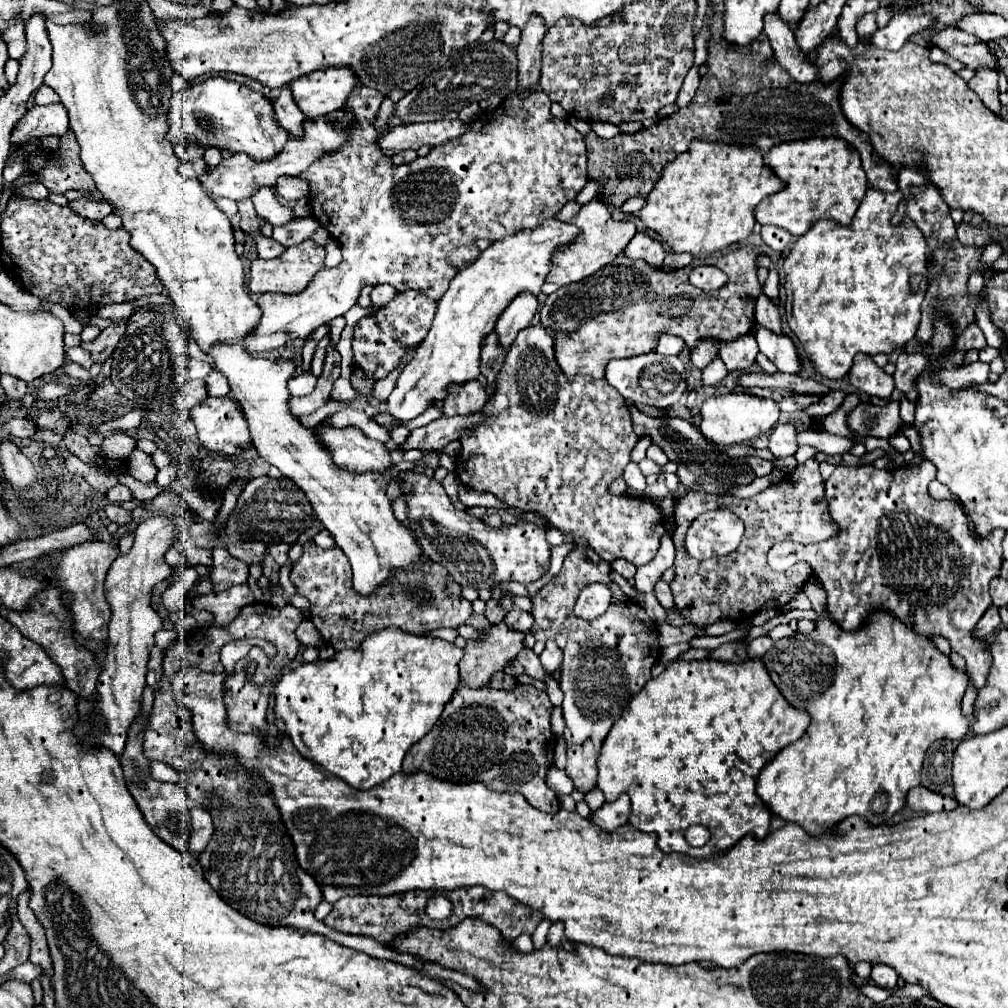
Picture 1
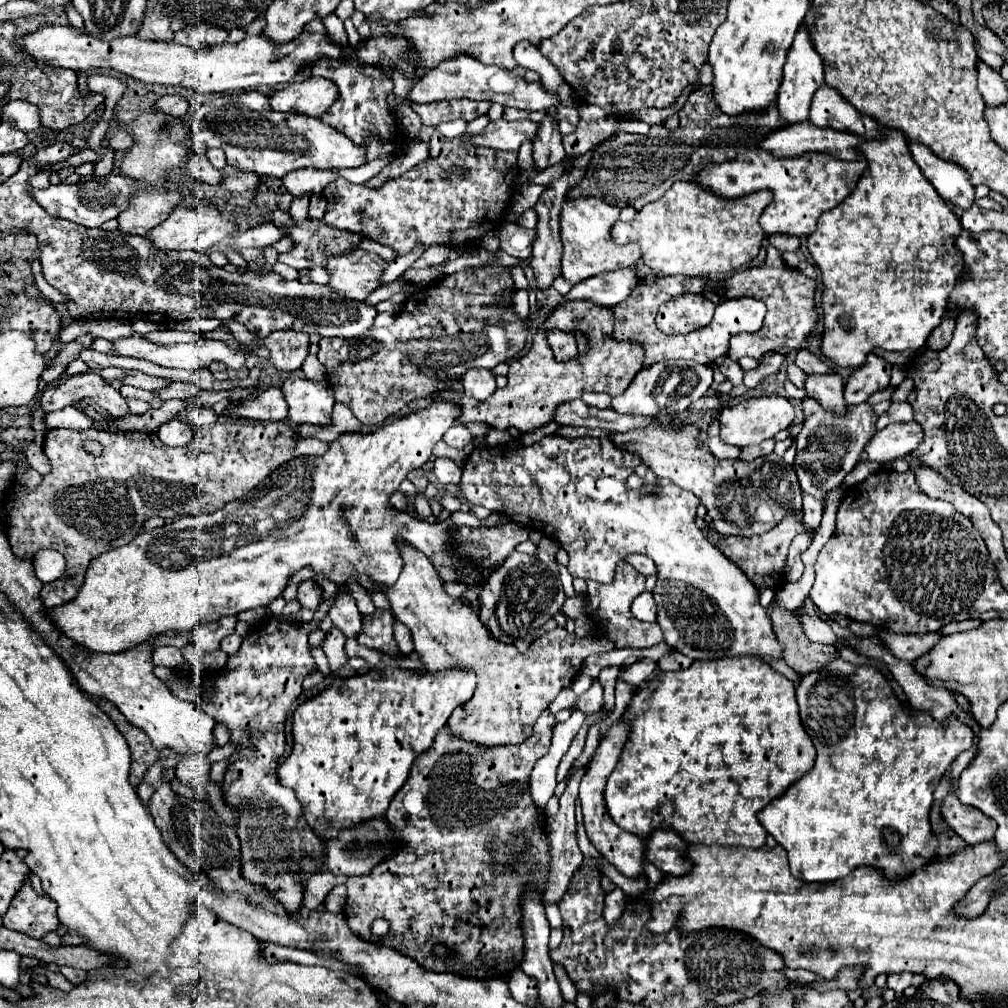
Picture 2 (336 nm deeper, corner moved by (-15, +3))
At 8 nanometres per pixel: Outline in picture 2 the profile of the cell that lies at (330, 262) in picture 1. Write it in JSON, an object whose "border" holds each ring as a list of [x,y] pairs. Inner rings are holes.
{"border":[[[415,246],[411,252],[407,252],[407,254],[403,254],[403,256],[397,256],[393,262],[389,262],[387,272],[385,272],[385,276],[383,276],[383,284],[397,280],[405,270],[409,270],[411,264],[413,264],[417,258],[421,258],[423,250],[425,250],[423,246]]]}

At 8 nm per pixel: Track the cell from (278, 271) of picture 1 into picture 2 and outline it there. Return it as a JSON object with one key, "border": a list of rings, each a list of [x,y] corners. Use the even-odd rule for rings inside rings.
{"border":[[[355,250],[347,256],[327,260],[327,272],[331,276],[329,288],[341,292],[351,300],[367,300],[367,296],[381,286],[383,270],[387,262],[375,252]]]}

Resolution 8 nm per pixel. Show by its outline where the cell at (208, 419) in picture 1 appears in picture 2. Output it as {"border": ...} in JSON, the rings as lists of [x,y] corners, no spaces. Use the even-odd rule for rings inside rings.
{"border":[[[171,380],[171,384],[167,384],[167,388],[159,388],[159,392],[155,392],[155,396],[159,400],[171,400],[171,398],[191,398],[199,392],[199,386],[195,382],[177,382]]]}

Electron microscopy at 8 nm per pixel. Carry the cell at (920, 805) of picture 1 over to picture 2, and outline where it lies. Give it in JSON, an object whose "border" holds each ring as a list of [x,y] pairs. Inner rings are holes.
{"border":[[[949,794],[943,800],[941,814],[945,822],[971,846],[979,842],[987,842],[995,836],[995,828],[997,828],[995,820],[987,818],[977,808],[961,804],[955,794]]]}

